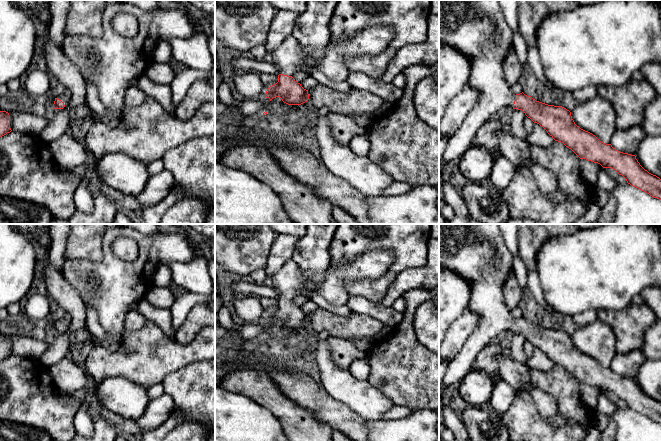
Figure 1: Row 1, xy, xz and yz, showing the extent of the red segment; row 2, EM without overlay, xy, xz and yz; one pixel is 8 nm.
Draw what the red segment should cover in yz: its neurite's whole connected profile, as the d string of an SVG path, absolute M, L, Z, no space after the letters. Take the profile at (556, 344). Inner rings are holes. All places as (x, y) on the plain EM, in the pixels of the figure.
M439 224L439 267L461 276L470 285L468 306L477 313L479 320L459 354L449 363L439 388L439 398L449 391L457 391L461 380L472 369L476 356L496 336L503 332L508 335L517 333L543 351L555 365L571 373L580 383L598 387L603 392L614 393L631 410L661 424L661 403L645 394L635 379L620 376L611 368L603 367L592 357L581 353L566 332L536 325L523 316L515 319L511 315L504 301L503 285L508 276L514 273L514 265L500 224Z

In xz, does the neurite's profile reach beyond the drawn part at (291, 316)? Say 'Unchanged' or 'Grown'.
Grown

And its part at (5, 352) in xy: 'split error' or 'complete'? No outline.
complete

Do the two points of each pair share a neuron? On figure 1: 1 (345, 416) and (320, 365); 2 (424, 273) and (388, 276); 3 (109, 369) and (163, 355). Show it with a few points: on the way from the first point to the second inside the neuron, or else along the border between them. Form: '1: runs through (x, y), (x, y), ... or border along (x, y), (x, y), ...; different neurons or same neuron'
1: border along (320, 384), (336, 400), (345, 403), (357, 413); different neurons
2: border along (419, 266), (402, 270), (384, 295); different neurons
3: runs through (122, 363), (150, 355); same neuron

